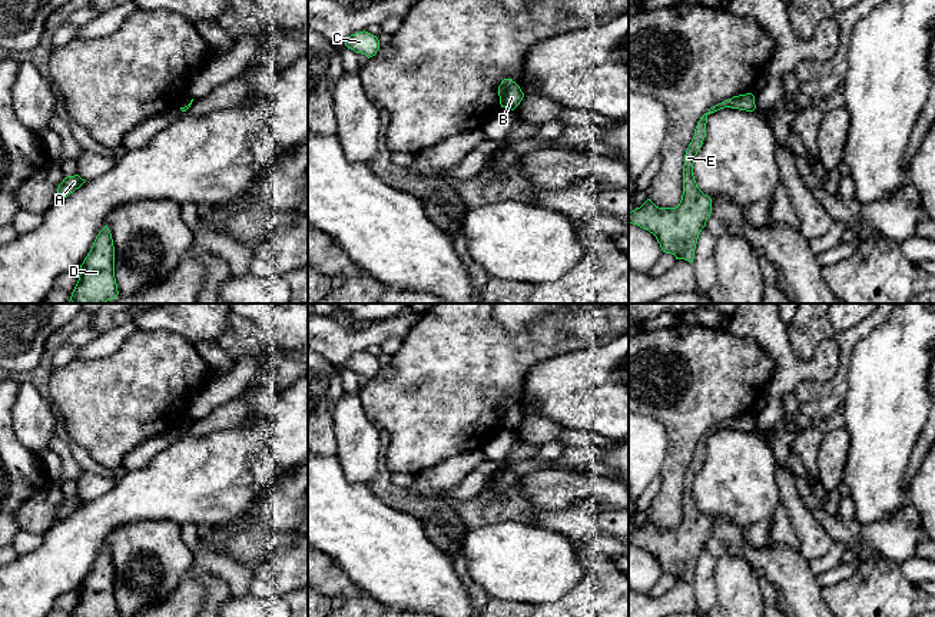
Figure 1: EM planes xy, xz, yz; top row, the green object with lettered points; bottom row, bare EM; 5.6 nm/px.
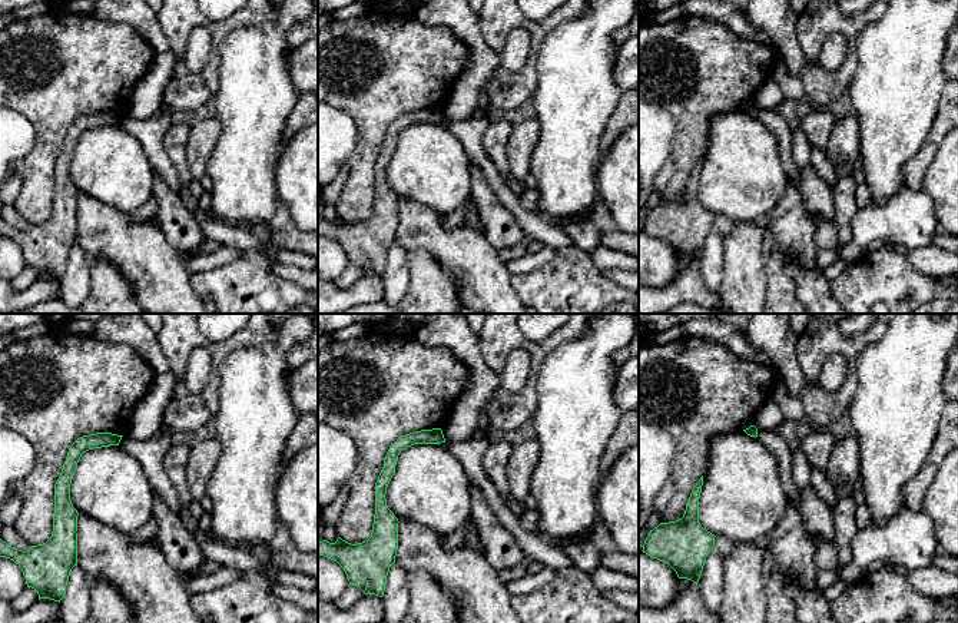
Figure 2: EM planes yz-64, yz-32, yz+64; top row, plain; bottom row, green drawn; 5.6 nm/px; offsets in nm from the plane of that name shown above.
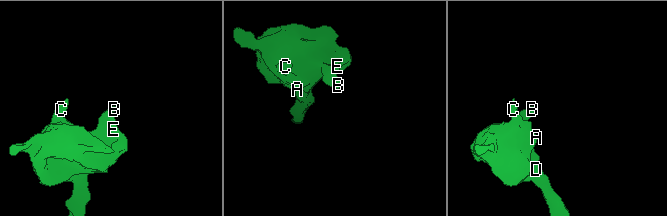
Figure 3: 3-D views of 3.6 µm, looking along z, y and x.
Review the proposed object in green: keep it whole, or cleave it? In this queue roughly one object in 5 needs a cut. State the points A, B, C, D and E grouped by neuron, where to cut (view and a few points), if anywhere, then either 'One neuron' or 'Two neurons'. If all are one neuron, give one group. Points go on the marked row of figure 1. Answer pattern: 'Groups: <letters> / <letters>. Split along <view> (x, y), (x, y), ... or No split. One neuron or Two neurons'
Groups: A B C D E. No split. One neuron

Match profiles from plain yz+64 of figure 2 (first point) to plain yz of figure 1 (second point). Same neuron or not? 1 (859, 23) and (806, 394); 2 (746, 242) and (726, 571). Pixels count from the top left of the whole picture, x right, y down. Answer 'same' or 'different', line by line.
1: same
2: same

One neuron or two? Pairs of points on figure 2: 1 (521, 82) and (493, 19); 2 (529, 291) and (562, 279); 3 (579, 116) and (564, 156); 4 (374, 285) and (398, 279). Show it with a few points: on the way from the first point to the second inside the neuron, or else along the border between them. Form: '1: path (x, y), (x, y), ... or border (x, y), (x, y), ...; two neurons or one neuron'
1: path (533, 59), (534, 32), (524, 22), (516, 19); one neuron
2: path (537, 290), (553, 288); one neuron
3: path (572, 126), (569, 146); one neuron
4: border (380, 277), (384, 298); two neurons

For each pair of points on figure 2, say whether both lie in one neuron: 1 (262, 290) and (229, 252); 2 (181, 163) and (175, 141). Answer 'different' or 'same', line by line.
1: different
2: same

